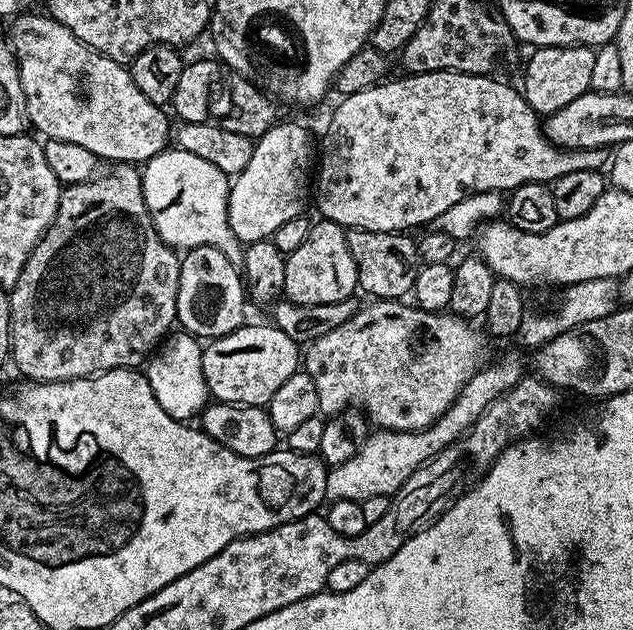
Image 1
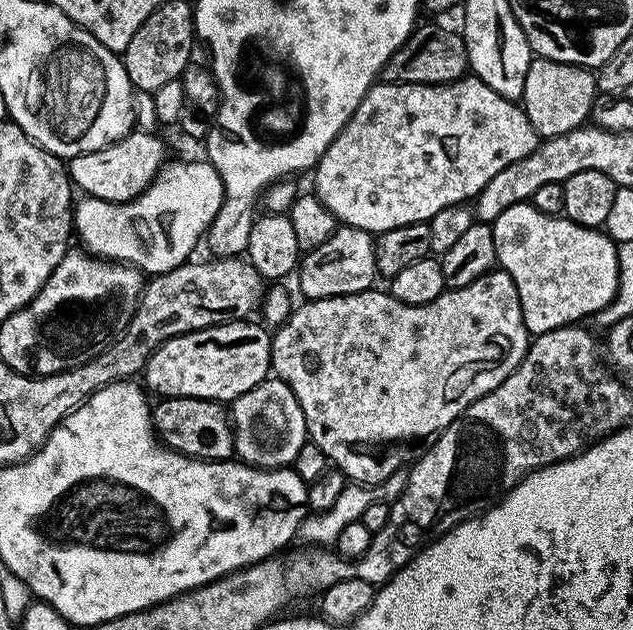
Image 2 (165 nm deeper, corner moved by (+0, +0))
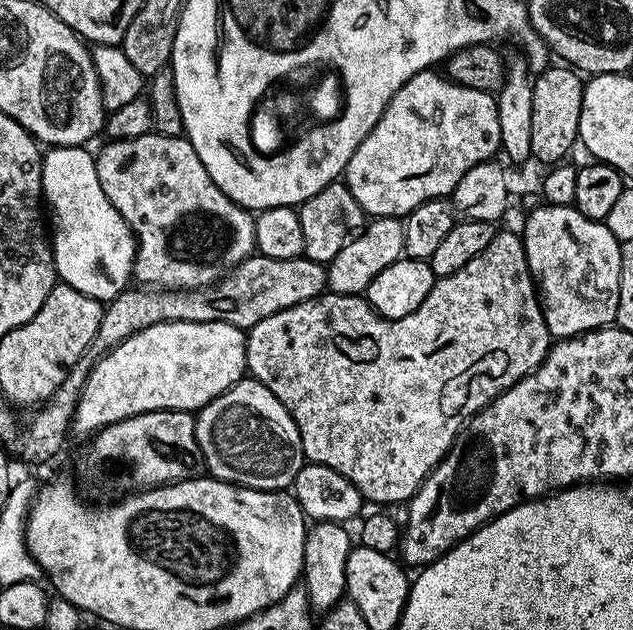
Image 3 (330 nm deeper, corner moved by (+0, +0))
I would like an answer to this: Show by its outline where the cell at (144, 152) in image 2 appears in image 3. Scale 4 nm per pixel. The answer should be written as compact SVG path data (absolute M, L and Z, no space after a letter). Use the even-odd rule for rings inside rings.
M153 130L138 138L126 138L125 140L114 140L105 143L105 148L101 152L95 153L96 169L98 170L98 182L102 182L102 194L118 210L118 214L132 228L132 235L135 236L136 246L136 266L134 269L134 280L137 285L147 286L152 290L167 290L170 292L187 292L198 288L210 288L218 280L224 279L232 269L237 268L247 256L253 255L256 239L254 238L254 226L256 225L253 213L249 209L238 206L206 174L206 166L202 166L202 158L194 154L194 146L184 136L162 136Z

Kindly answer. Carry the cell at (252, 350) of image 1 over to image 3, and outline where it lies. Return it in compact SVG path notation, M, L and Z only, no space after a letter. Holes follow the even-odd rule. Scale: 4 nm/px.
M179 320L146 326L146 330L126 338L93 363L84 389L80 392L80 401L76 403L76 412L72 415L71 431L88 438L108 424L122 422L143 412L174 410L195 413L228 388L233 388L239 380L245 379L247 366L245 329L233 324L221 320L214 322Z

